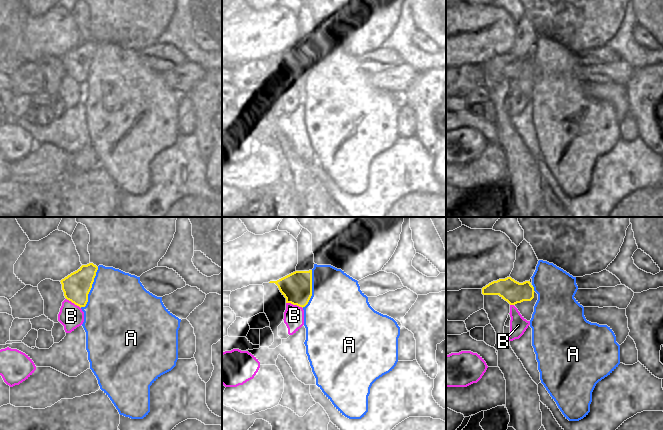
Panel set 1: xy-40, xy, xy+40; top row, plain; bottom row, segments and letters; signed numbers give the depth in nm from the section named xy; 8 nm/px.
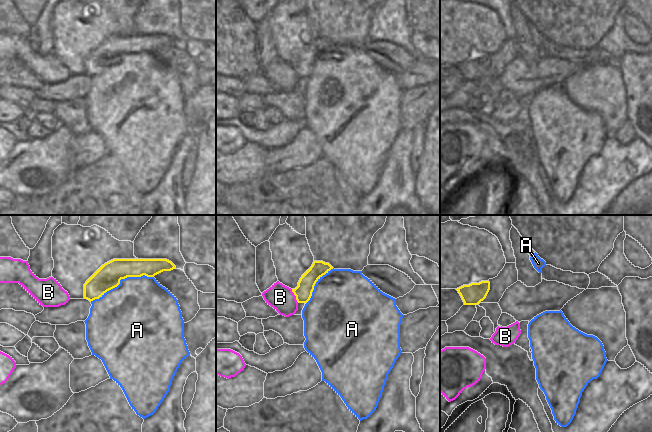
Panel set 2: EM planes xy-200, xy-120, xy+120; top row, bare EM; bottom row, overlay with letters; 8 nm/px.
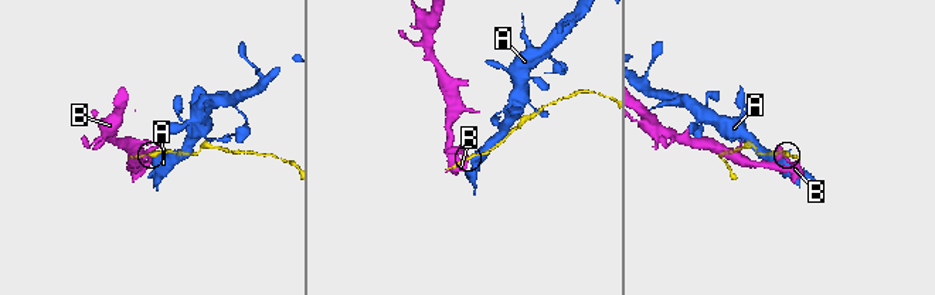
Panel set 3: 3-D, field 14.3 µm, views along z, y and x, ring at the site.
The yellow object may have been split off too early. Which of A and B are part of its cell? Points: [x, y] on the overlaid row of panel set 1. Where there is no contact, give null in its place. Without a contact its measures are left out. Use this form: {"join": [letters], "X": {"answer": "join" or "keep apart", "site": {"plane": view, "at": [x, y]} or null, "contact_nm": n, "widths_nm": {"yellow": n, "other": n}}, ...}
{"join": [], "A": {"answer": "keep apart", "site": {"plane": "xy-40", "at": [90, 289]}, "contact_nm": 360, "widths_nm": {"yellow": 220, "other": 480}}, "B": {"answer": "keep apart", "site": {"plane": "xy", "at": [294, 304]}, "contact_nm": 140, "widths_nm": {"yellow": 240, "other": 160}}}

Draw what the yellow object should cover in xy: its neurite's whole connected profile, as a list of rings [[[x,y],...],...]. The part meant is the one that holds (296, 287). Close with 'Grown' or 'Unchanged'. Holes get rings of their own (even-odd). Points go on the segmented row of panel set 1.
[[[312,270],[309,271],[295,271],[277,281],[270,281],[275,283],[282,295],[286,298],[286,303],[291,303],[299,307],[305,307],[312,296]]]. Unchanged.

